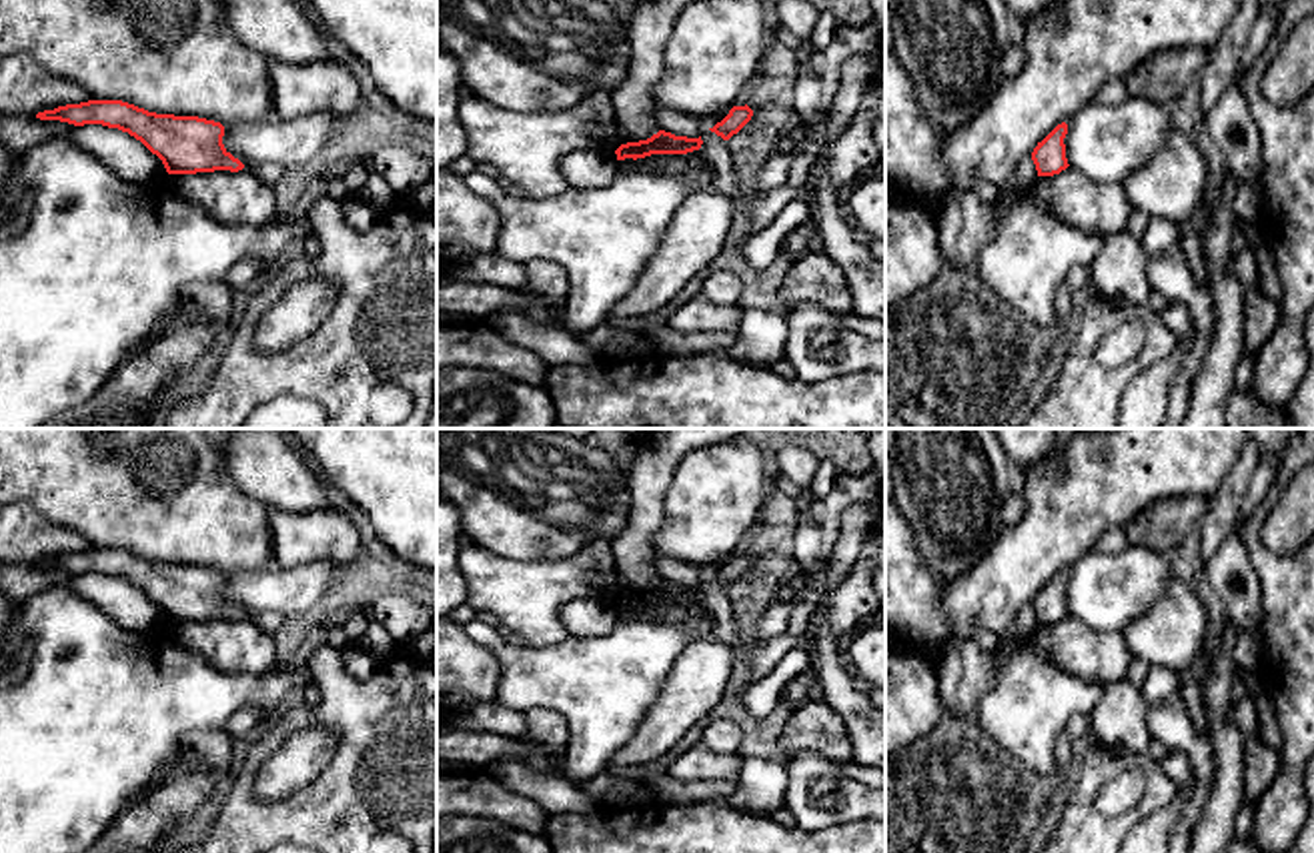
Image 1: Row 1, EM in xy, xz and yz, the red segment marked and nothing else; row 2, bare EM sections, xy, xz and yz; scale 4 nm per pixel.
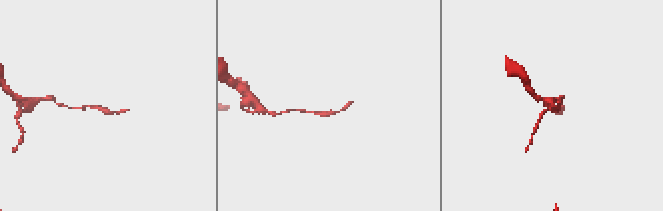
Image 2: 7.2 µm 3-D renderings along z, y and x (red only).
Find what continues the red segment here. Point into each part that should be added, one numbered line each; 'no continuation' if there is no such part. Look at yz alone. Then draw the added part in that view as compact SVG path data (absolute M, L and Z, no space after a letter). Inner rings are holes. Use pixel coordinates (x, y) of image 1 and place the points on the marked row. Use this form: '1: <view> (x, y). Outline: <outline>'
no continuation

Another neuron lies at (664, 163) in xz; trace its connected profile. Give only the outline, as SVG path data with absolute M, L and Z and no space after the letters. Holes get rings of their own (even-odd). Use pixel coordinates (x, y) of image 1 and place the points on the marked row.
M699 150L687 154L651 154L637 160L633 158L619 160L617 172L631 174L659 170L665 174L681 174L687 170L695 170L699 164L705 164Z

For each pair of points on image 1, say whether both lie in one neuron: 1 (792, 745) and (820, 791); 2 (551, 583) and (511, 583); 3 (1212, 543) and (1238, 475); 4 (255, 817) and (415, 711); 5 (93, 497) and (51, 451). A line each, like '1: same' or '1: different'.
1: different
2: same
3: same
4: same
5: same

